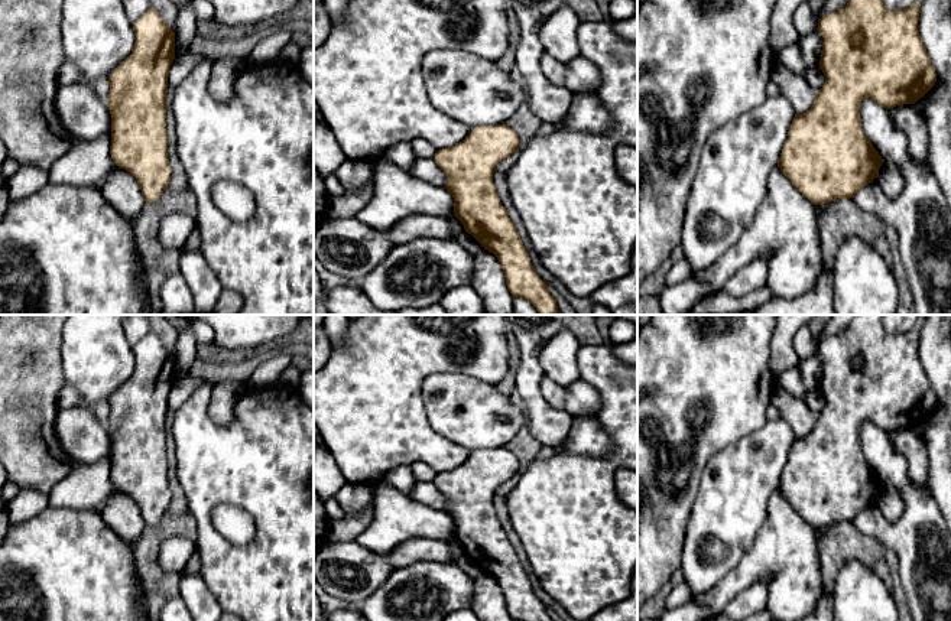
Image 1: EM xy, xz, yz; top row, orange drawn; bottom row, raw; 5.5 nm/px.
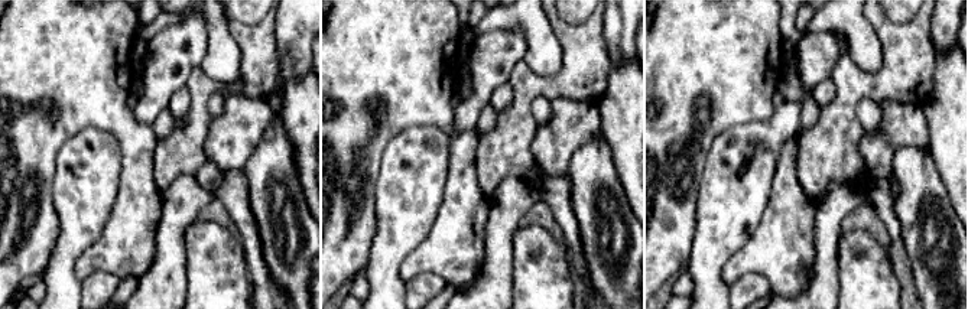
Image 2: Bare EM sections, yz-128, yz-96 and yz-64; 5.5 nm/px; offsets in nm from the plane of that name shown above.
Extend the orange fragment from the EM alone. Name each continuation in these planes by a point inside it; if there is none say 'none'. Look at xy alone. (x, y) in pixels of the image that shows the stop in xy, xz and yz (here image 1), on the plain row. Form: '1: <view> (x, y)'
none

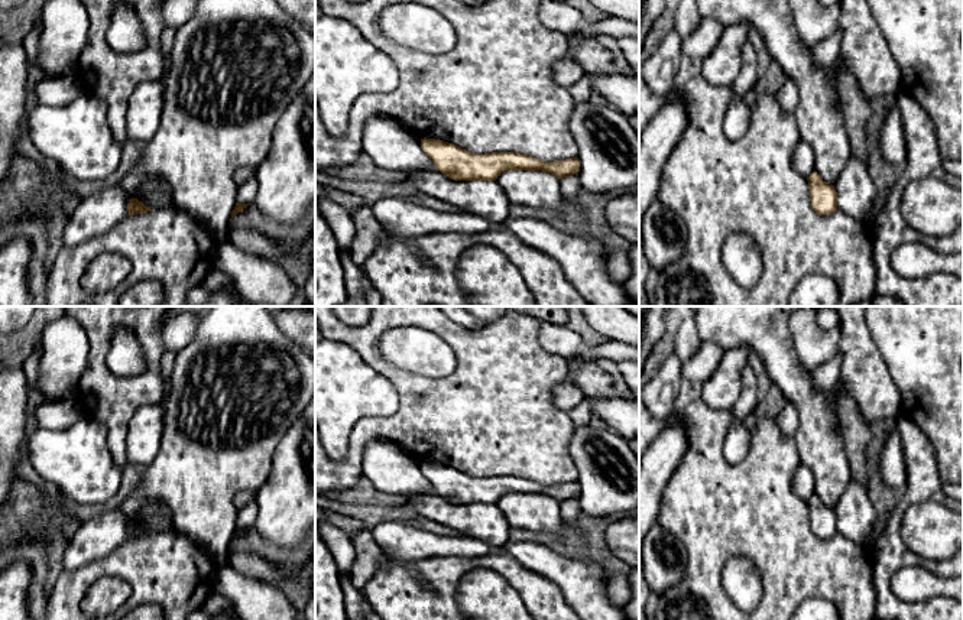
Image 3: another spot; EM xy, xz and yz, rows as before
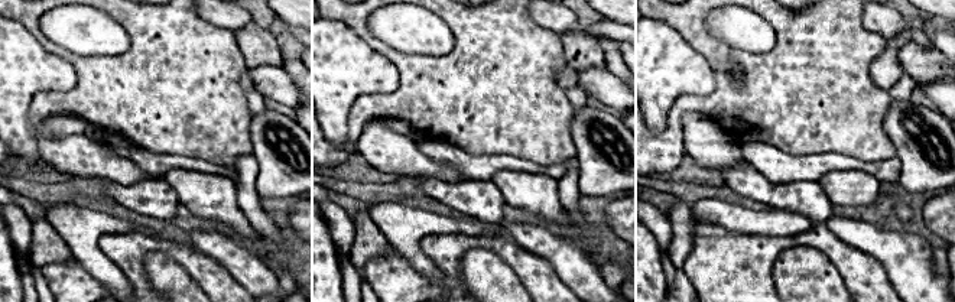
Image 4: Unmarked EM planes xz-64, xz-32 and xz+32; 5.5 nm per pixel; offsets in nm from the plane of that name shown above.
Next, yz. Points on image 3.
none

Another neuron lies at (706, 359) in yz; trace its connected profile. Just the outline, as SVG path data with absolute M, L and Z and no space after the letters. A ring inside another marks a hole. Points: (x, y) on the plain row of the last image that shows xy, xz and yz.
M701 341L698 350L693 354L693 357L682 363L682 377L698 387L717 369L723 353L724 350L720 345L711 341Z

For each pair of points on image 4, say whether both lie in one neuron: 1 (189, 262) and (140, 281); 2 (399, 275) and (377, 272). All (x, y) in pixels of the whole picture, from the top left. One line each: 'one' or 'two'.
1: one
2: one

